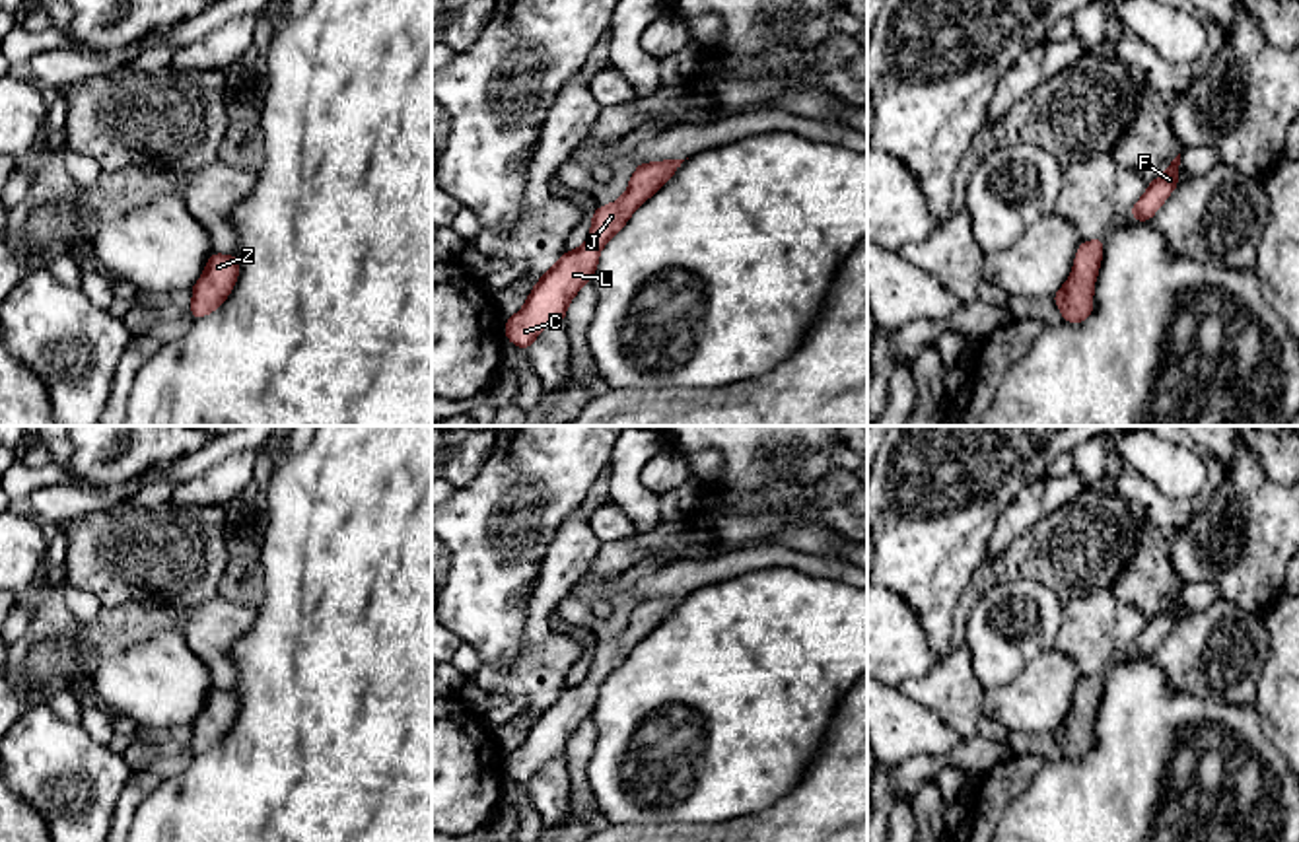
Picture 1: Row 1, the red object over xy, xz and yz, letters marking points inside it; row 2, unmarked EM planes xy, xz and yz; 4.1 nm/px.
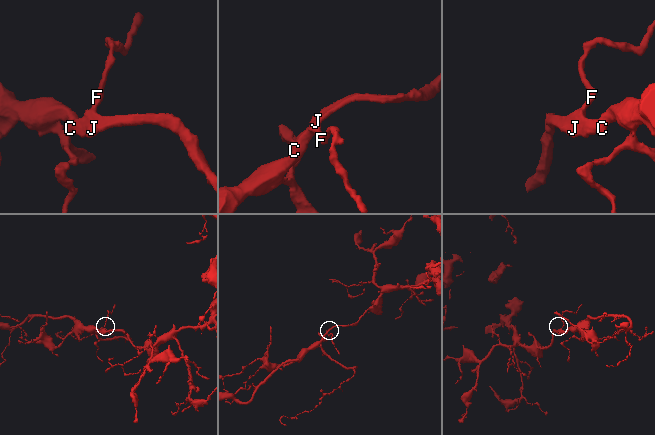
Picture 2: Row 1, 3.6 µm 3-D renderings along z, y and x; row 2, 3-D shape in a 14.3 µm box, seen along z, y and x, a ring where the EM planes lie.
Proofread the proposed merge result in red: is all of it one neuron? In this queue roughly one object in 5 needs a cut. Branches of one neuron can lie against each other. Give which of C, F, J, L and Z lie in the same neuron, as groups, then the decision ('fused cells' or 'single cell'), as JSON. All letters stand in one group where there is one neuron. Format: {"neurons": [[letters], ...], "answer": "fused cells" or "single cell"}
{"neurons": [["C", "F", "J", "L", "Z"]], "answer": "single cell"}

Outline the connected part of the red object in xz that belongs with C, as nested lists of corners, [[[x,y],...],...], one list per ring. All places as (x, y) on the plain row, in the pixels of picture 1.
[[[683,597],[638,599],[628,626],[616,638],[597,642],[593,648],[585,679],[576,686],[564,686],[535,719],[521,747],[504,756],[509,778],[527,786],[544,762],[564,758],[568,739],[583,719],[591,718],[605,679],[622,665],[640,640],[671,614]]]

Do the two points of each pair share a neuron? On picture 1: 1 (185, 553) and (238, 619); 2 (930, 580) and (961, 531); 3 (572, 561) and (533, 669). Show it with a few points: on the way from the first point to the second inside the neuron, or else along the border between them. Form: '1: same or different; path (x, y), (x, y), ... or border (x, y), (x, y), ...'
1: different; border (218, 596), (193, 607)
2: same; path (930, 568), (930, 562), (949, 543)
3: same; path (551, 588), (537, 611), (537, 642)

